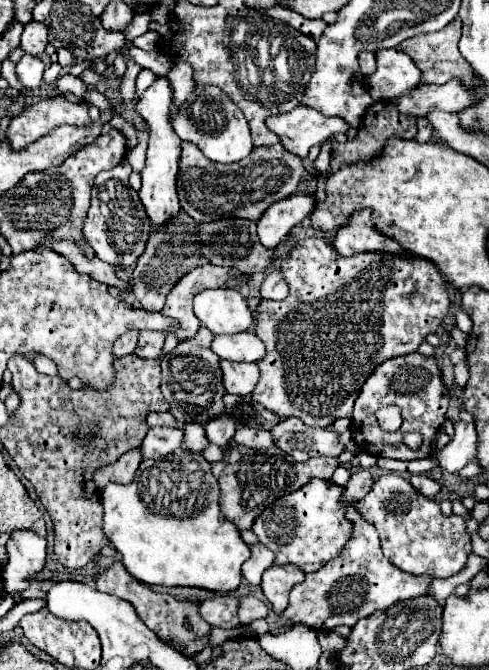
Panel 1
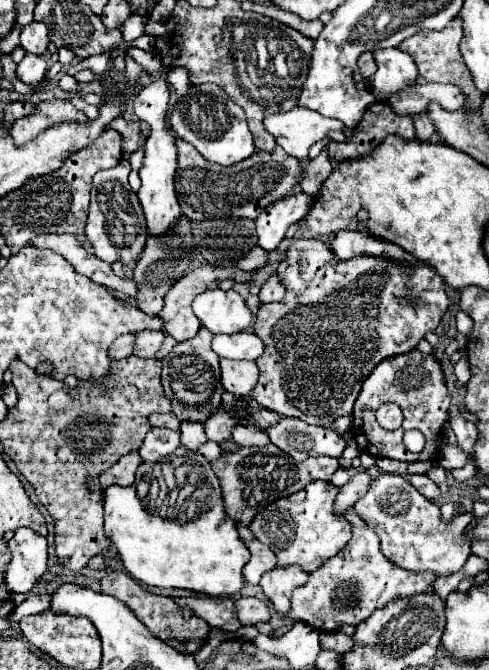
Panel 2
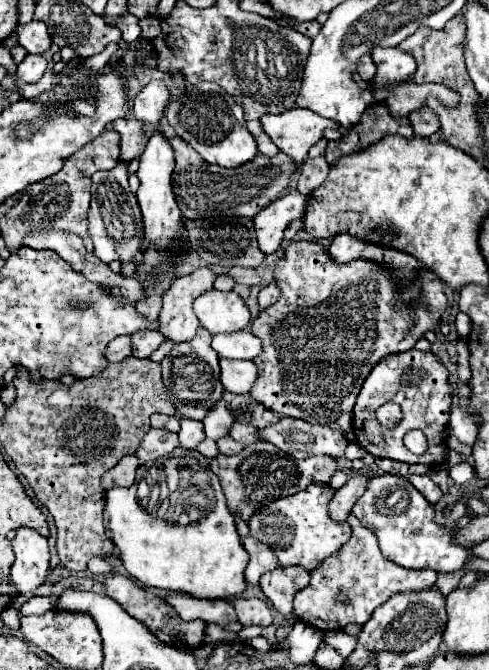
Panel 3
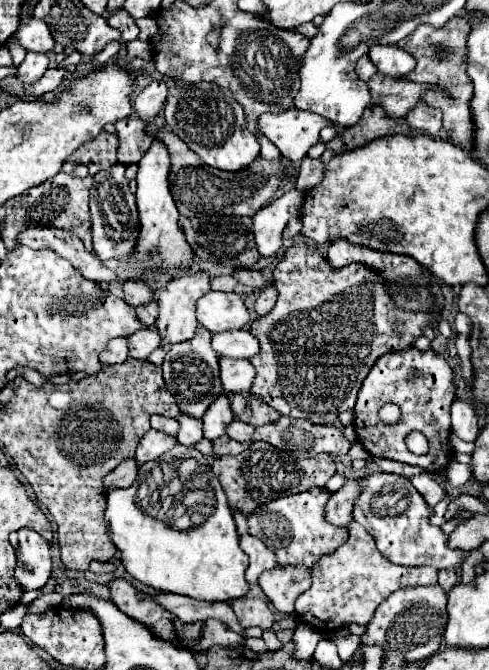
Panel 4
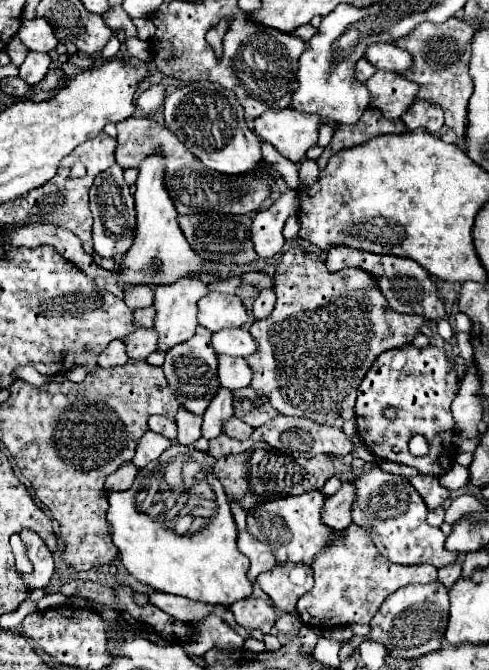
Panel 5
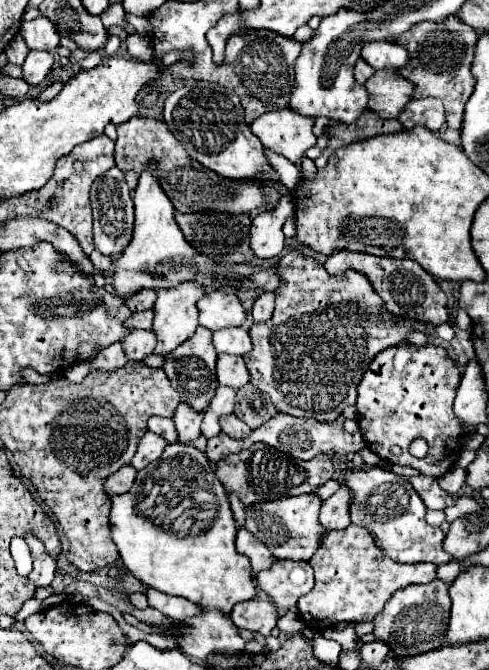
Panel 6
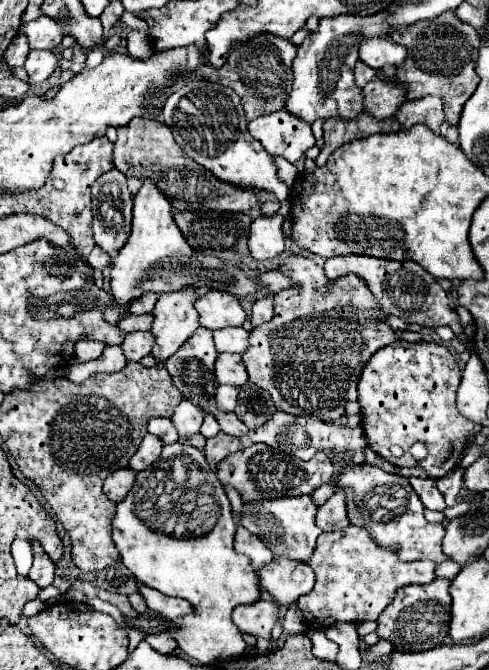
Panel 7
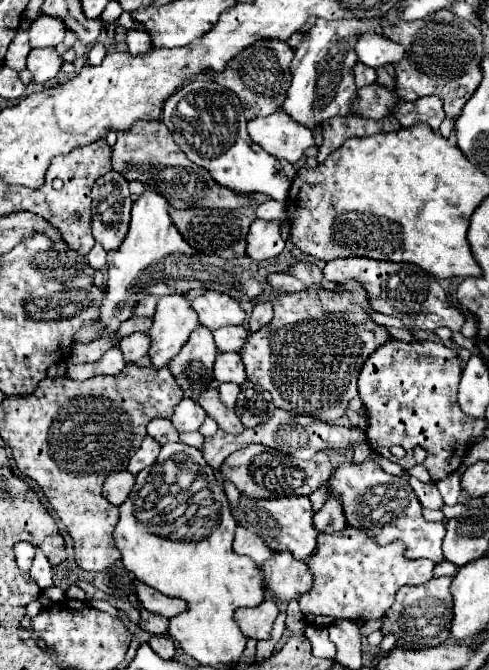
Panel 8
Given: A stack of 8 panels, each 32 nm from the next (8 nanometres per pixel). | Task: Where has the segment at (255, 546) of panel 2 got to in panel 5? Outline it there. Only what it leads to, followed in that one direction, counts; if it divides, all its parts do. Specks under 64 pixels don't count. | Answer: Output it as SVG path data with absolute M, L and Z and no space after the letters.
M248 532L238 534L238 548L240 548L240 552L244 552L250 558L248 578L254 582L260 572L272 570L272 566L276 566L276 558L272 556L272 550L264 542L250 536Z

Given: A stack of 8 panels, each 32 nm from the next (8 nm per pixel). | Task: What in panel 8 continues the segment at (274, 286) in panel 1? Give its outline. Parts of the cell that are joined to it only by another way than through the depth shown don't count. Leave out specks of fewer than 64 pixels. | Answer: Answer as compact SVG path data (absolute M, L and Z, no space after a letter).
M270 300L256 302L254 310L252 310L252 316L250 316L250 332L260 330L270 320L272 320L272 302Z

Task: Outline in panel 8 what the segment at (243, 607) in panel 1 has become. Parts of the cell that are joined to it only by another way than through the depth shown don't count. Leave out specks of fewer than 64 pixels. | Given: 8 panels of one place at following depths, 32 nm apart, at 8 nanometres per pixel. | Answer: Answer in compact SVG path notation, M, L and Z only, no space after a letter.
M264 600L254 608L238 608L234 620L244 636L262 640L270 638L270 630L276 616L278 616L278 606L272 600Z

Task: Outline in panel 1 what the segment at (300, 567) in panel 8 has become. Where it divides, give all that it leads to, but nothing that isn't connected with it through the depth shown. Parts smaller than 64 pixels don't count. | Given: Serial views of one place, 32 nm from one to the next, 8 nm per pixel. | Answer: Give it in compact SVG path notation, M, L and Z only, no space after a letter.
M292 564L268 568L262 576L262 592L272 604L272 610L280 614L288 606L288 592L294 584L304 580L304 572Z

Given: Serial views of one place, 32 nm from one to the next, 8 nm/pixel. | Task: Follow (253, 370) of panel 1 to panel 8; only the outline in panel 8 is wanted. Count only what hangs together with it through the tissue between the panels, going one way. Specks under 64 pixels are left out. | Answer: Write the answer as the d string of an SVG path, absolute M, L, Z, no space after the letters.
M218 354L214 362L214 378L218 382L234 382L244 384L246 382L246 370L240 360L240 354Z

